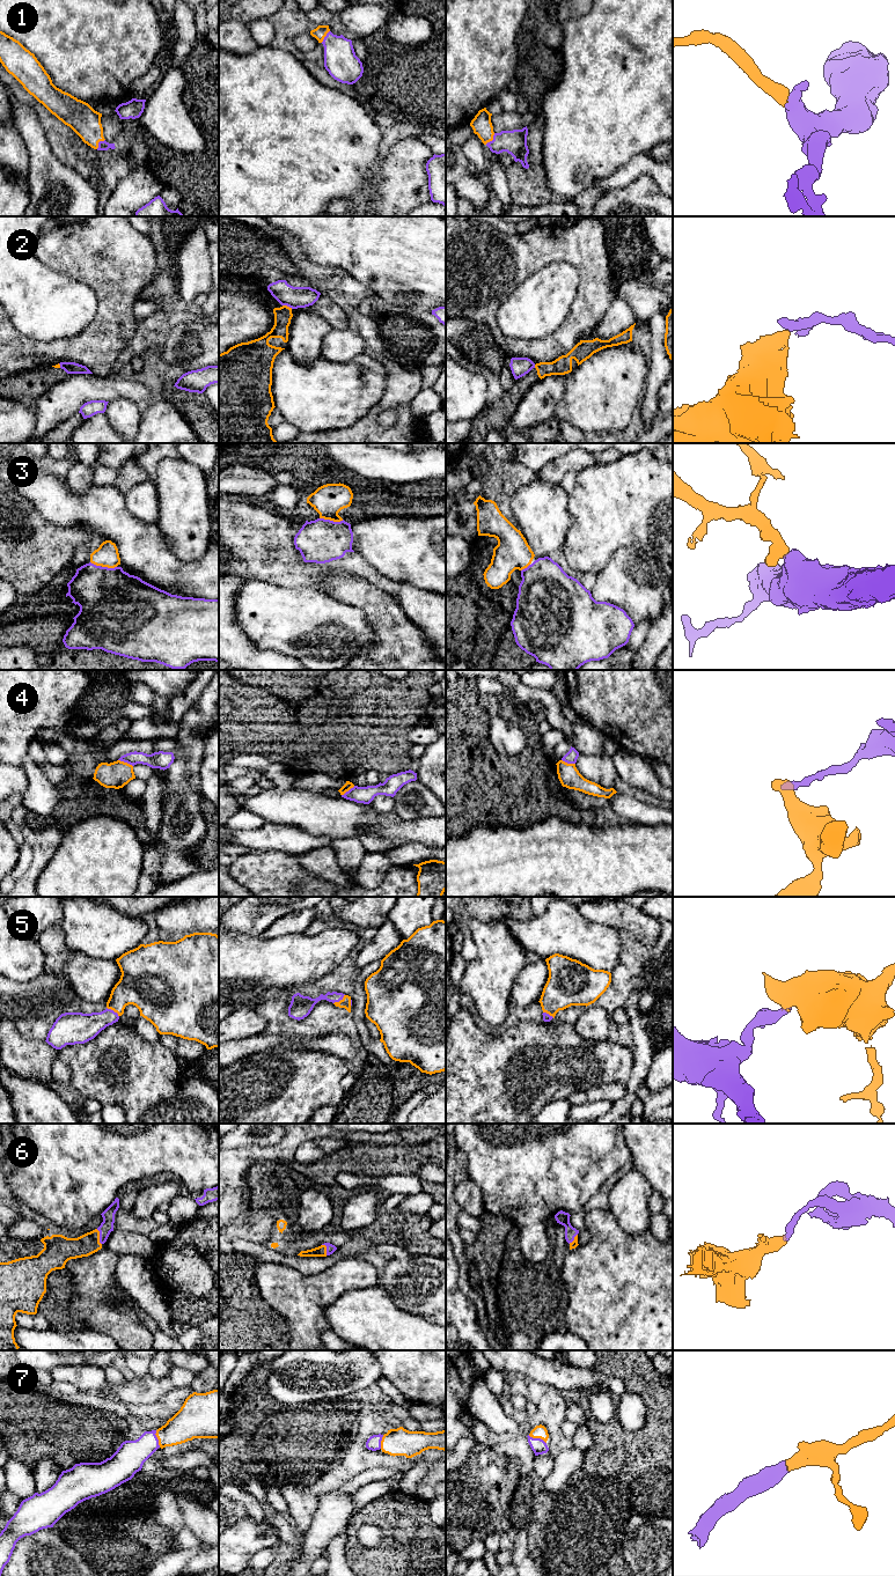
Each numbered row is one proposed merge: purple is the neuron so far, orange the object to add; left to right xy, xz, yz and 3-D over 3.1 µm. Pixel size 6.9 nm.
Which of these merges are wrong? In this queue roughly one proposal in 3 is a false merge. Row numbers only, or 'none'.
2, 4

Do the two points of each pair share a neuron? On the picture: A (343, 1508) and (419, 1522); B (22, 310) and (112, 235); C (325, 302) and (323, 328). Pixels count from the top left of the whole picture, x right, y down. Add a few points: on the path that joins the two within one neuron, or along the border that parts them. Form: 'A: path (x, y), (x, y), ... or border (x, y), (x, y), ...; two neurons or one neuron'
A: border (353, 1515), (346, 1530); two neurons
B: border (42, 262), (59, 272), (81, 280), (89, 287); two neurons
C: border (298, 313), (316, 313), (332, 328); two neurons

